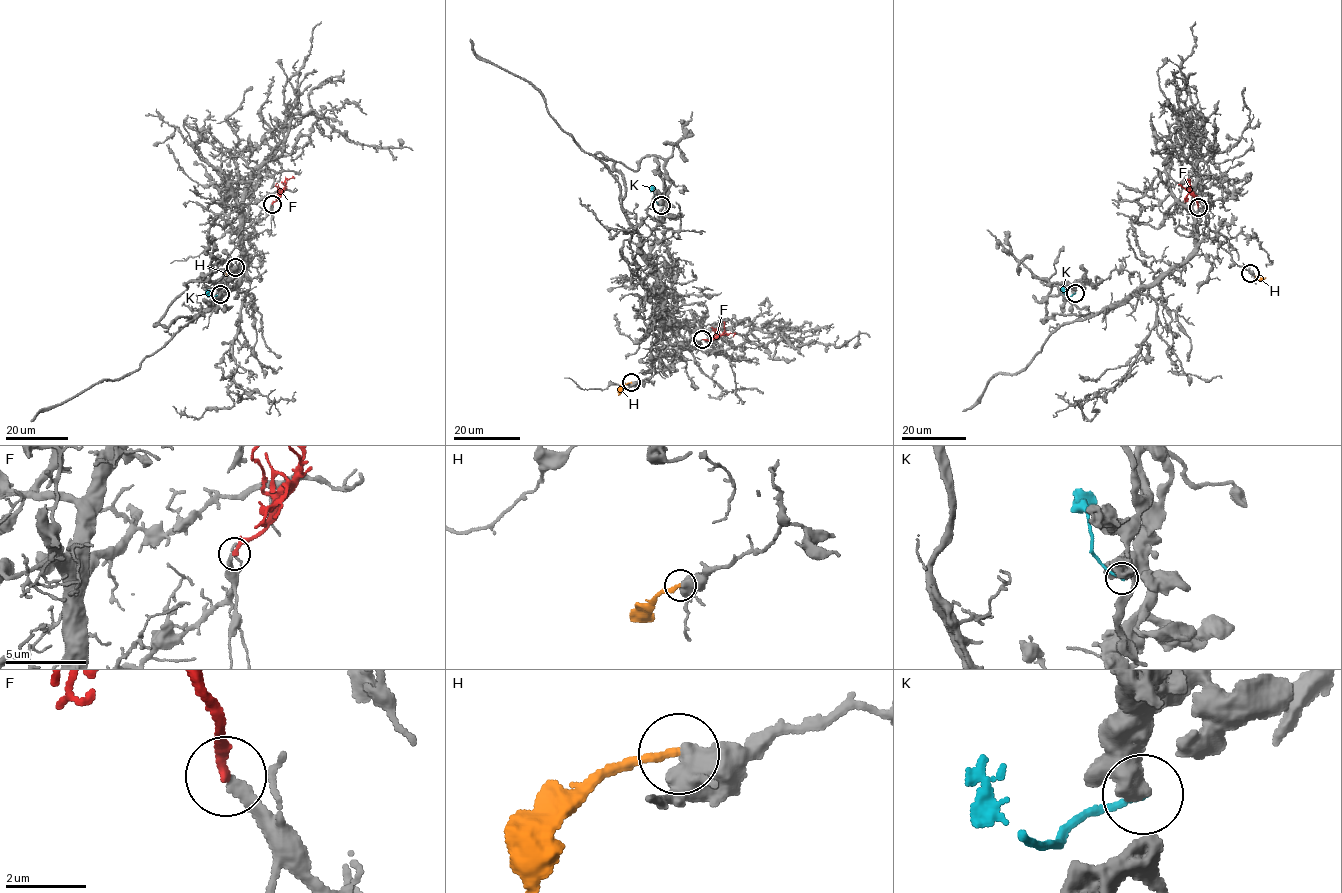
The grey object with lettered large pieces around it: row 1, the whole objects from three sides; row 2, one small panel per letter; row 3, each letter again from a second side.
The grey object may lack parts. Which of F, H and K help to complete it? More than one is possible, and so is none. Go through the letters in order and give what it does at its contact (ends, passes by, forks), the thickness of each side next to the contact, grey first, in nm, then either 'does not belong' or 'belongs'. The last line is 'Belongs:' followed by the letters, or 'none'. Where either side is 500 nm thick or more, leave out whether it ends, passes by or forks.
F: it ends; calibres 260 and 240 nm; belongs
H: it ends; calibres 420 and 220 nm; does not belong
K: calibres 650 and 150 nm; does not belong
Belongs: F

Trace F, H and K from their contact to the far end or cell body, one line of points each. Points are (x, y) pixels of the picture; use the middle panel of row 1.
F: (702, 339), (733, 333), (733, 336)
H: (632, 383), (620, 388), (618, 394)
K: (660, 205), (655, 200), (653, 187)

